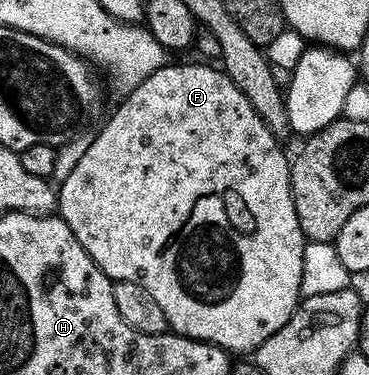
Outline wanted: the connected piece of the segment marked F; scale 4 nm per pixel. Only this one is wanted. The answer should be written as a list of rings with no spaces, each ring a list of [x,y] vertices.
[[[167,63],[152,75],[148,75],[148,79],[144,79],[144,83],[140,83],[135,89],[129,90],[123,96],[126,98],[115,107],[114,114],[106,121],[106,126],[95,137],[92,137],[88,151],[80,157],[80,163],[76,163],[76,167],[72,167],[72,175],[68,175],[68,179],[64,179],[57,186],[56,209],[68,223],[68,227],[72,227],[72,235],[76,235],[76,239],[80,239],[80,247],[84,247],[84,251],[88,251],[88,255],[110,276],[111,281],[140,283],[140,287],[144,287],[144,291],[148,291],[148,295],[152,295],[152,299],[156,299],[156,303],[160,303],[160,308],[164,310],[164,315],[168,319],[170,329],[173,332],[183,337],[192,337],[196,341],[207,341],[209,345],[219,345],[221,349],[234,355],[246,352],[246,354],[249,354],[251,351],[258,349],[260,343],[264,343],[264,339],[268,339],[268,335],[280,331],[280,327],[284,327],[284,323],[288,323],[288,319],[294,314],[294,310],[298,308],[298,302],[303,296],[301,277],[304,275],[304,255],[307,240],[300,231],[300,219],[296,215],[296,207],[292,199],[288,153],[286,157],[285,151],[278,146],[281,145],[279,138],[274,136],[274,132],[264,123],[264,119],[260,119],[260,115],[256,115],[256,111],[252,107],[252,103],[248,103],[244,91],[240,91],[240,87],[236,87],[236,83],[232,83],[232,79],[226,72],[218,67],[213,69],[214,65],[210,63],[200,64],[202,65],[173,65],[173,63]]]

